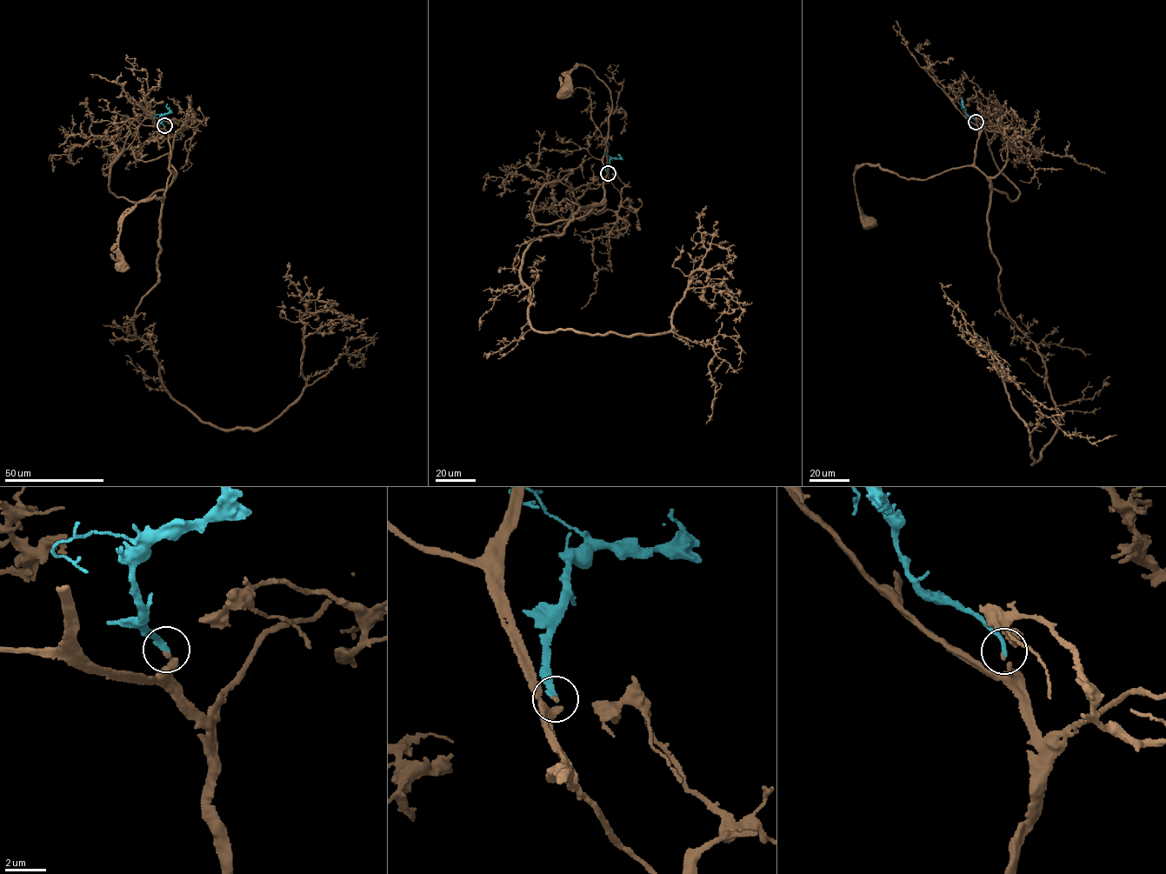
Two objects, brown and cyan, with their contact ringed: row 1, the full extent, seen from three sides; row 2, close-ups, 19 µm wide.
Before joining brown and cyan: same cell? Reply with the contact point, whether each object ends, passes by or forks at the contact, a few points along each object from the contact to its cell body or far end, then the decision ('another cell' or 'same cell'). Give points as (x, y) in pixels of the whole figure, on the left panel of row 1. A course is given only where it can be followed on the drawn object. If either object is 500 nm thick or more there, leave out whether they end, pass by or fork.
place (164, 125); brown ends; cyan ends; course brown (164, 126), (170, 159), (165, 196), (161, 201), (155, 196), (139, 202), (124, 216), (118, 242), (123, 266); course cyan (164, 125), (161, 118), (169, 111), (167, 103); same cell

